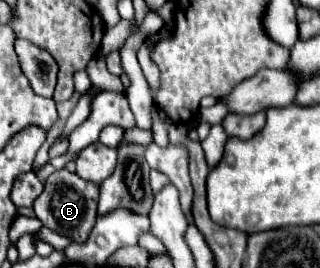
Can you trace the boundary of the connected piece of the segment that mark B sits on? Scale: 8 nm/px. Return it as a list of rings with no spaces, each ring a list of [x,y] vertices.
[[[62,168],[46,180],[44,192],[34,202],[34,214],[42,222],[42,226],[54,230],[60,236],[70,238],[72,242],[84,244],[92,226],[96,224],[96,202],[98,186],[92,186],[92,182],[84,182],[78,174],[72,174],[66,168]]]

